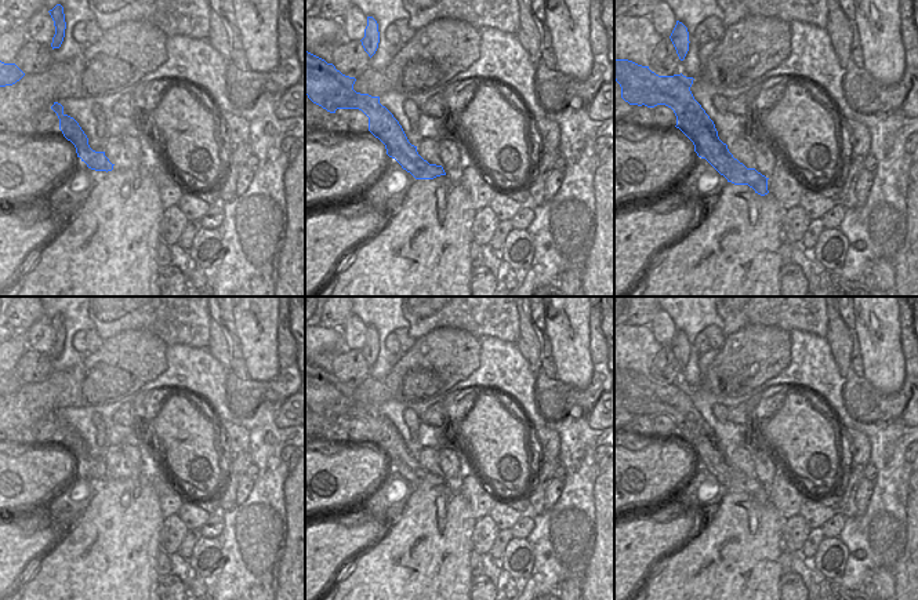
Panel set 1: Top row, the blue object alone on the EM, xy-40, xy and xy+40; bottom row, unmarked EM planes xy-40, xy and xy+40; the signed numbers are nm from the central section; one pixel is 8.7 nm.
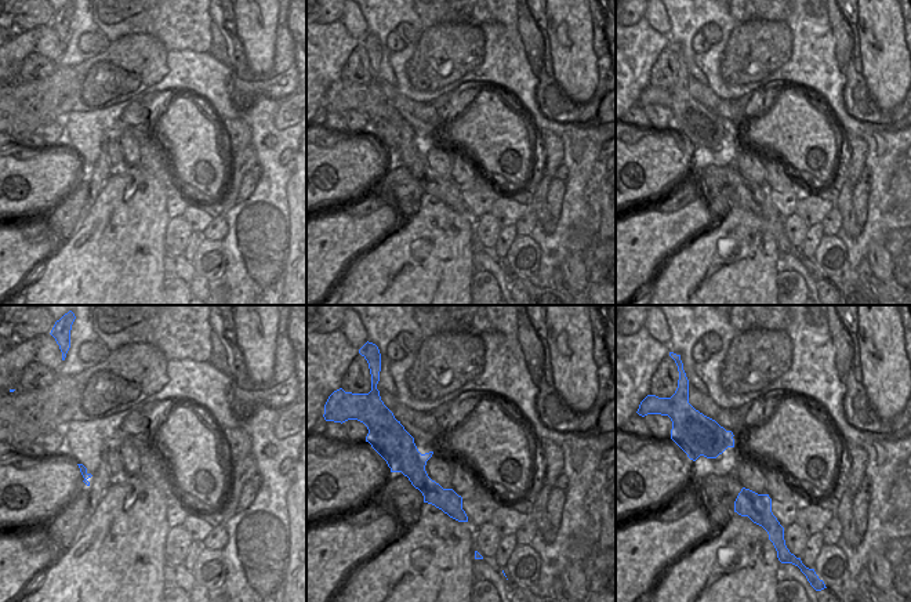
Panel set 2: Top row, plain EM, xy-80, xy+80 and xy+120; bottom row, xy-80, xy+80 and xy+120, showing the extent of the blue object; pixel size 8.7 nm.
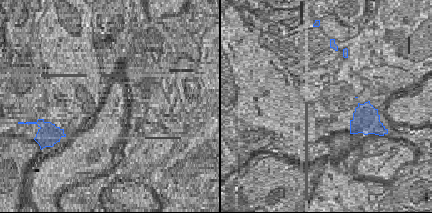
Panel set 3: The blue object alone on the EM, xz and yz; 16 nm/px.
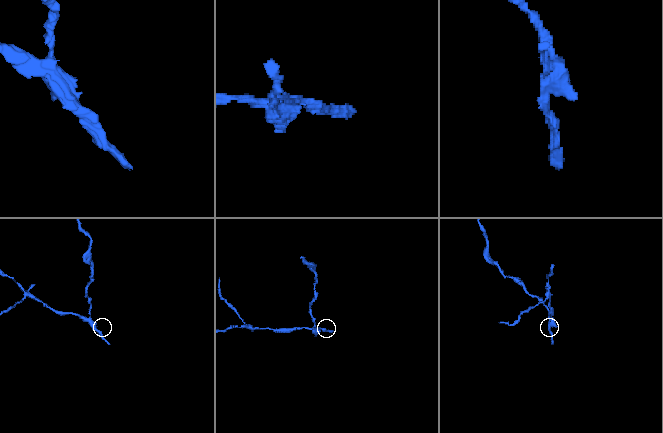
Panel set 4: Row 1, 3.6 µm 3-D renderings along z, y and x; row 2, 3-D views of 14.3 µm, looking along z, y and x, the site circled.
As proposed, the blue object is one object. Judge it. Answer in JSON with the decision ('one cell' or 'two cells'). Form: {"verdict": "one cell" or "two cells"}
{"verdict": "two cells"}

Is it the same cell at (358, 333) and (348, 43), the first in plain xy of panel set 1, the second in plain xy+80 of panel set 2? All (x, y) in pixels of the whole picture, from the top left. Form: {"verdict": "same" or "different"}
{"verdict": "different"}

